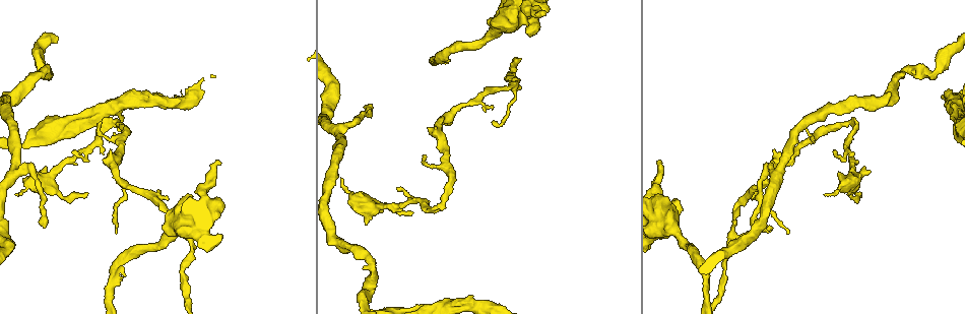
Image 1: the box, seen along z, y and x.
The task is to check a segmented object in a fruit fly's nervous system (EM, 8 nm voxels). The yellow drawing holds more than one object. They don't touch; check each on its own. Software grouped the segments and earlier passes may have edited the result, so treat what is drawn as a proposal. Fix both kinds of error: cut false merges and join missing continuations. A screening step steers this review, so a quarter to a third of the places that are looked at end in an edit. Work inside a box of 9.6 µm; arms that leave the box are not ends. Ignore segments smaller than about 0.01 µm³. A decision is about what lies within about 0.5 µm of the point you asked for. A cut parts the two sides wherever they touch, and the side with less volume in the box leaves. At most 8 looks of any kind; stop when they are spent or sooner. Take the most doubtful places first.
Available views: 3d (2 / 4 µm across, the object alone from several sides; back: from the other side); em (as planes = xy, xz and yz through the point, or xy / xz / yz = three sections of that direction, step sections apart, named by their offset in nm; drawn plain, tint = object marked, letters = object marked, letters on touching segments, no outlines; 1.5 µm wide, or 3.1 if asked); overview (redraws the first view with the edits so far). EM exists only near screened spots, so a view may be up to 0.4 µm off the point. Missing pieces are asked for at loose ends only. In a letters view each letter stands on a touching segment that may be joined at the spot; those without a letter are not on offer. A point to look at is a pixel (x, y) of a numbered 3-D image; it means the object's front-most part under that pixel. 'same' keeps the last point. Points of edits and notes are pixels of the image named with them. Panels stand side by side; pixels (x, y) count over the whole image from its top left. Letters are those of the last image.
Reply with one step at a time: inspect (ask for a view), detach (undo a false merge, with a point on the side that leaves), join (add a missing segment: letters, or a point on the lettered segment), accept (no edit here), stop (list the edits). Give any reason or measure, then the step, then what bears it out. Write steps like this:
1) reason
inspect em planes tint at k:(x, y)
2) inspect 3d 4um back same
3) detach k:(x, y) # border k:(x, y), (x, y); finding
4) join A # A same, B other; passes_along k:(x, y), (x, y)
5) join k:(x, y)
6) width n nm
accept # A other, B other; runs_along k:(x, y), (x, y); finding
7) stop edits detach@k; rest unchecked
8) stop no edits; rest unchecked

an open end
inspect em planes letters at 1:(870, 170)

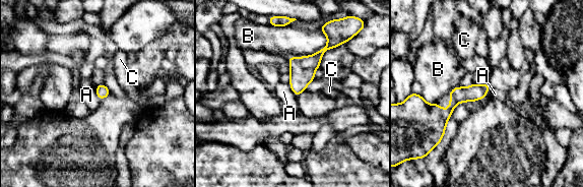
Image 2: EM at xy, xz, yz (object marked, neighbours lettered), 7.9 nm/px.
accept # A other, B other, C other; runs_along 2:(487, 86), (436, 115); none of them fits

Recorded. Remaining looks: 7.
calibre changes
inspect em yz step 4 tint at 1:(15, 174)

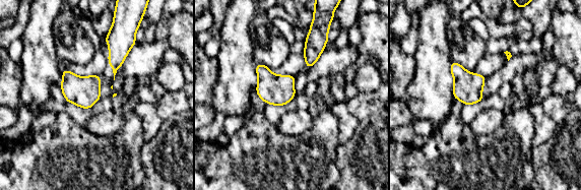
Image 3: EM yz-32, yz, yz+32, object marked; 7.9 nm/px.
inspect em planes letters same

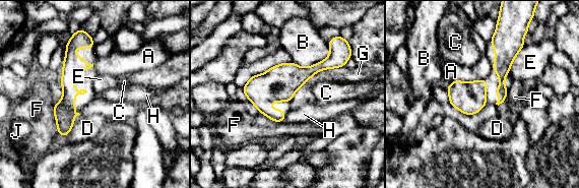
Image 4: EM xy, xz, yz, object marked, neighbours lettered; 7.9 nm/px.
width 260 nm
accept # A other, B other, C other, D other, E other, F other, G other, H other, J other; all the same neuron

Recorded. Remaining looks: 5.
inspect em xz step 8 letters at 1:(526, 34)

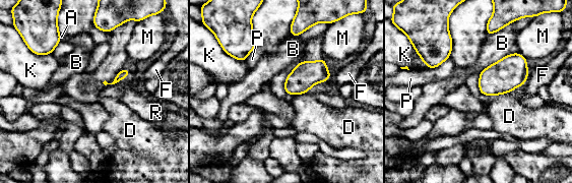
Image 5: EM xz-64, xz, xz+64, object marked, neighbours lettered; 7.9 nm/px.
longest_contact B 360 nm
accept # A other, B other, D other, F other, K other, M other, P other, R other; border 5:(509, 92), (495, 96); none of them fits

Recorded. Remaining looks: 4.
stop no edits; rest unchecked

